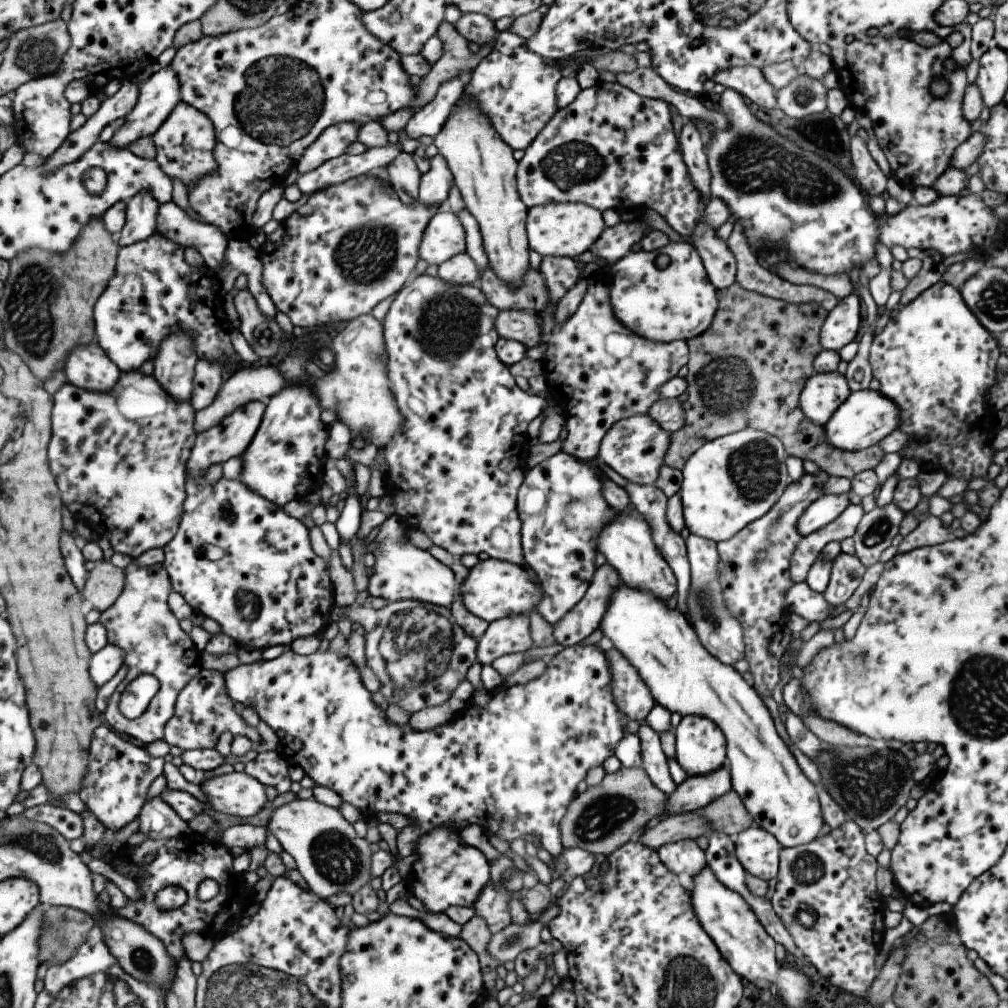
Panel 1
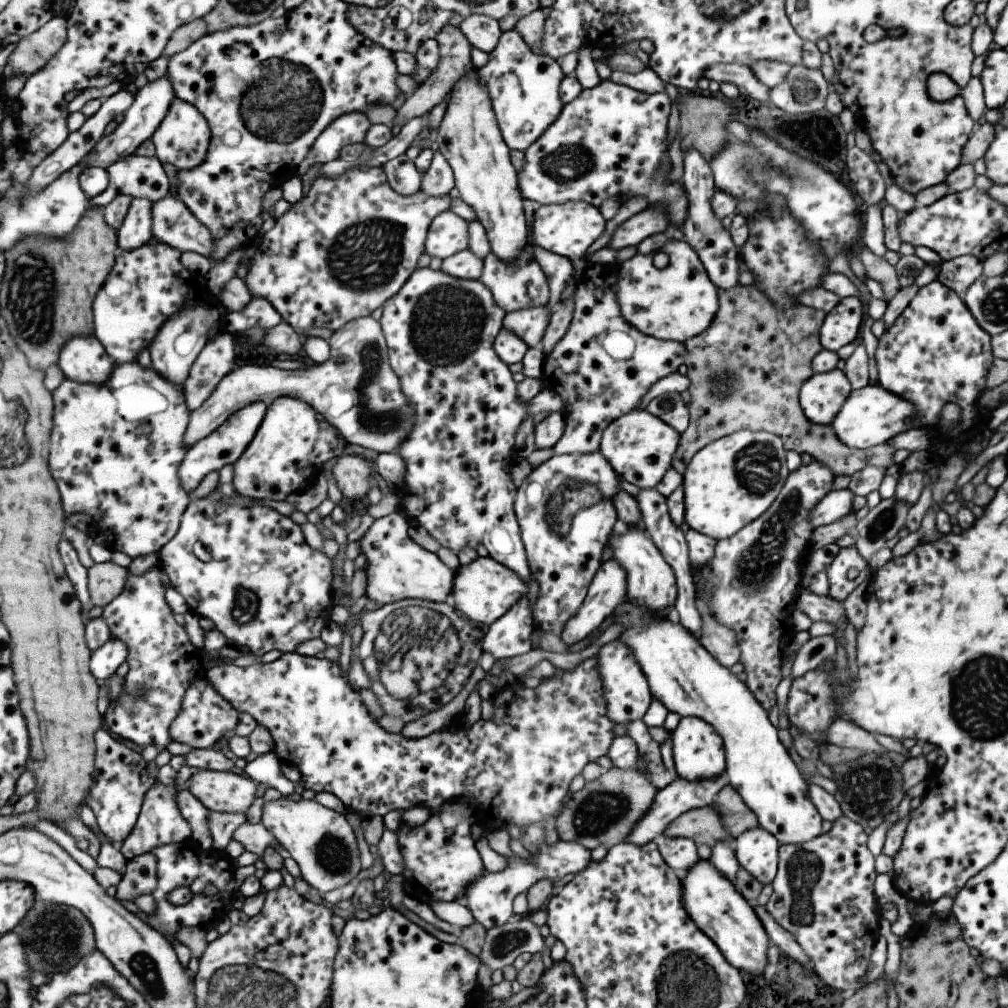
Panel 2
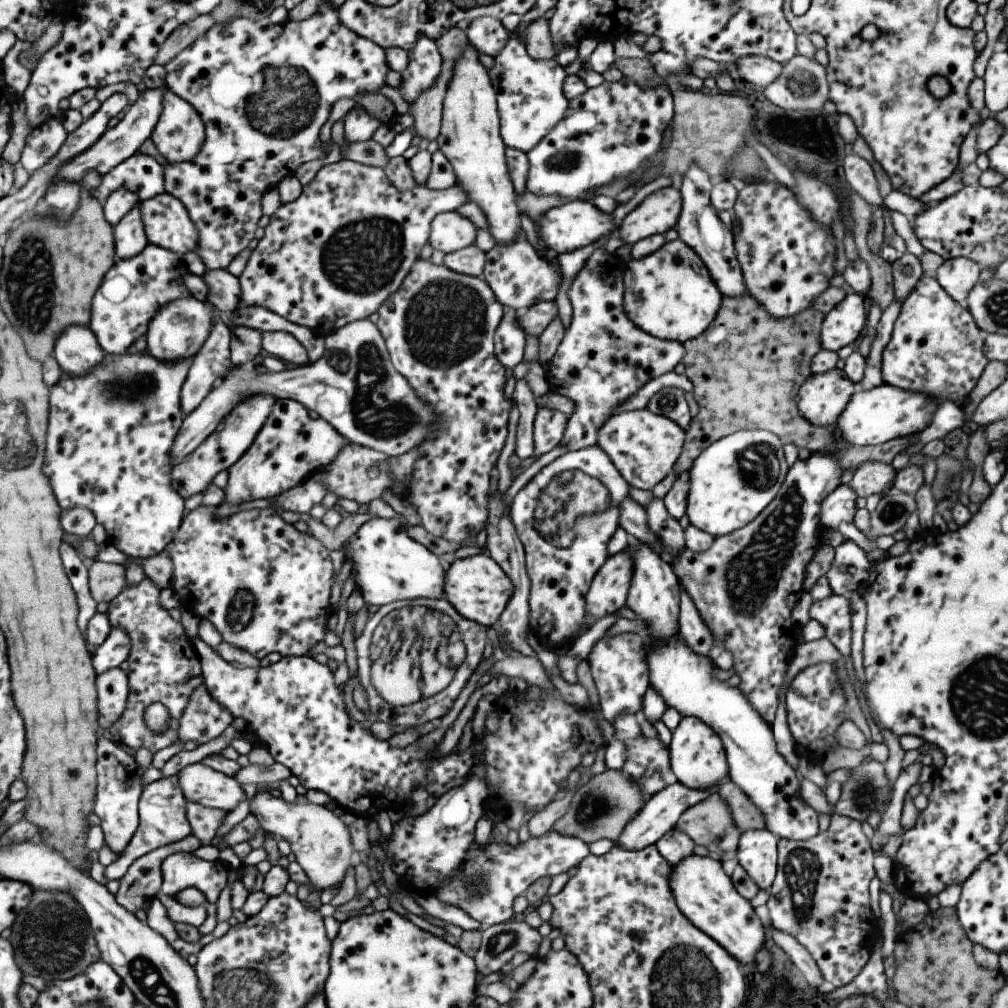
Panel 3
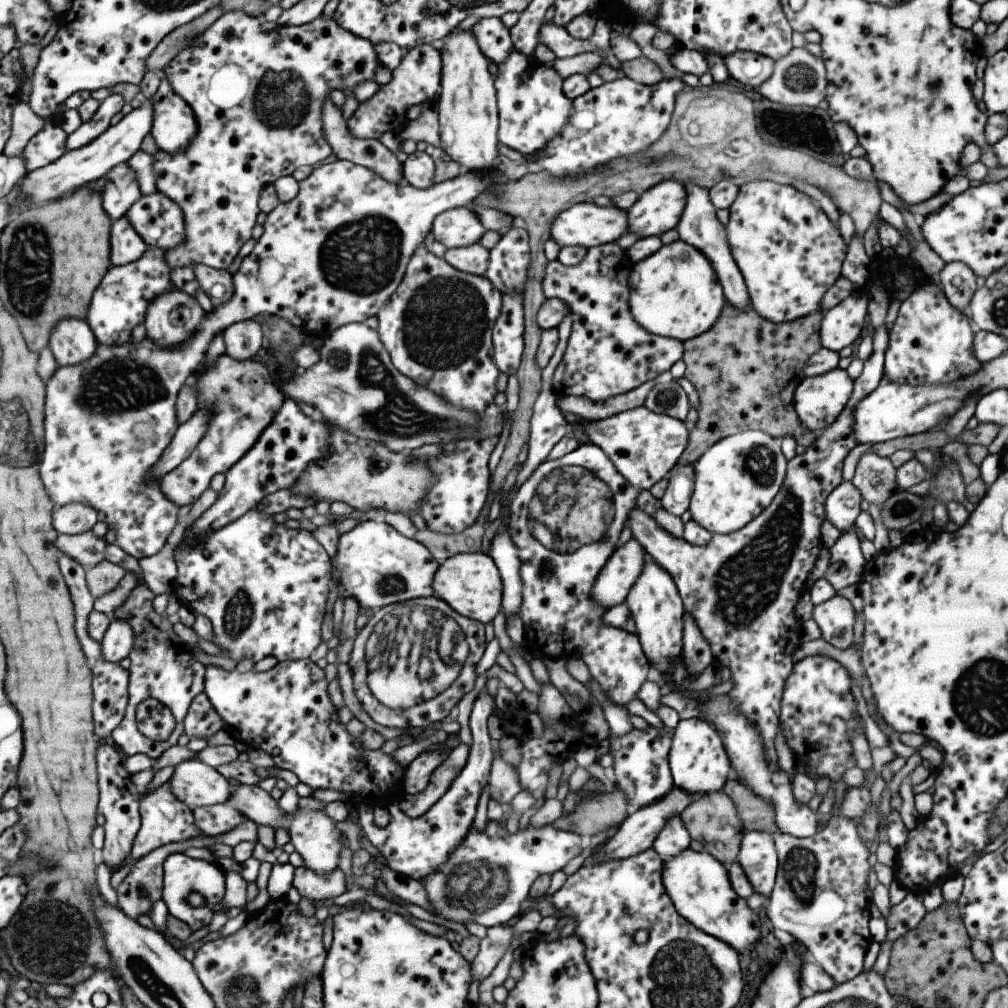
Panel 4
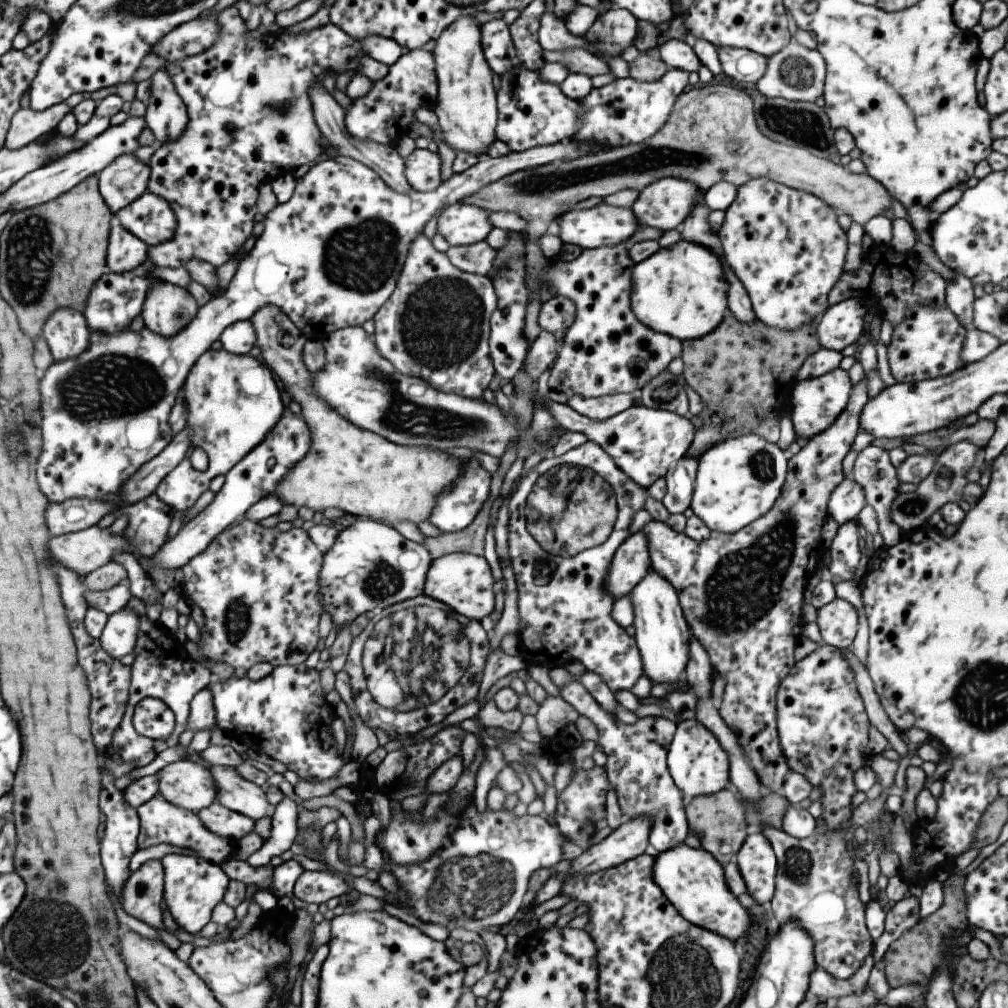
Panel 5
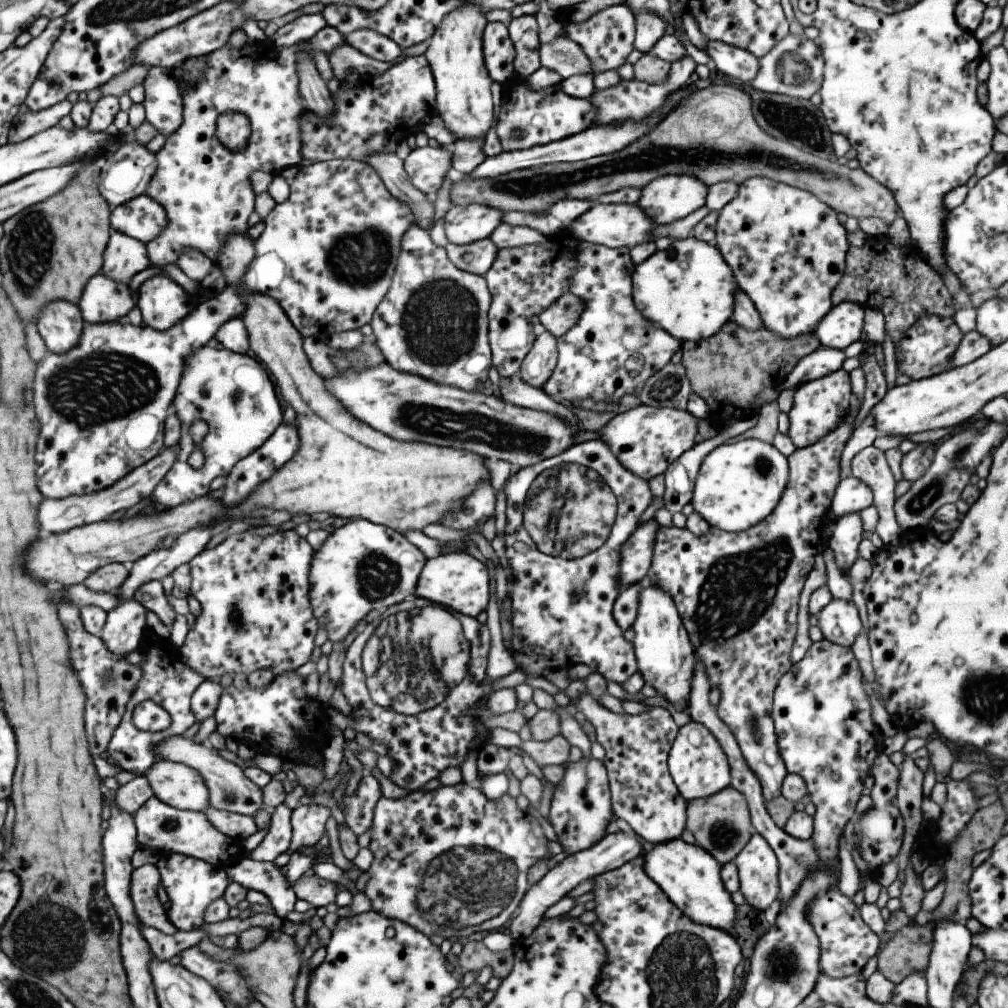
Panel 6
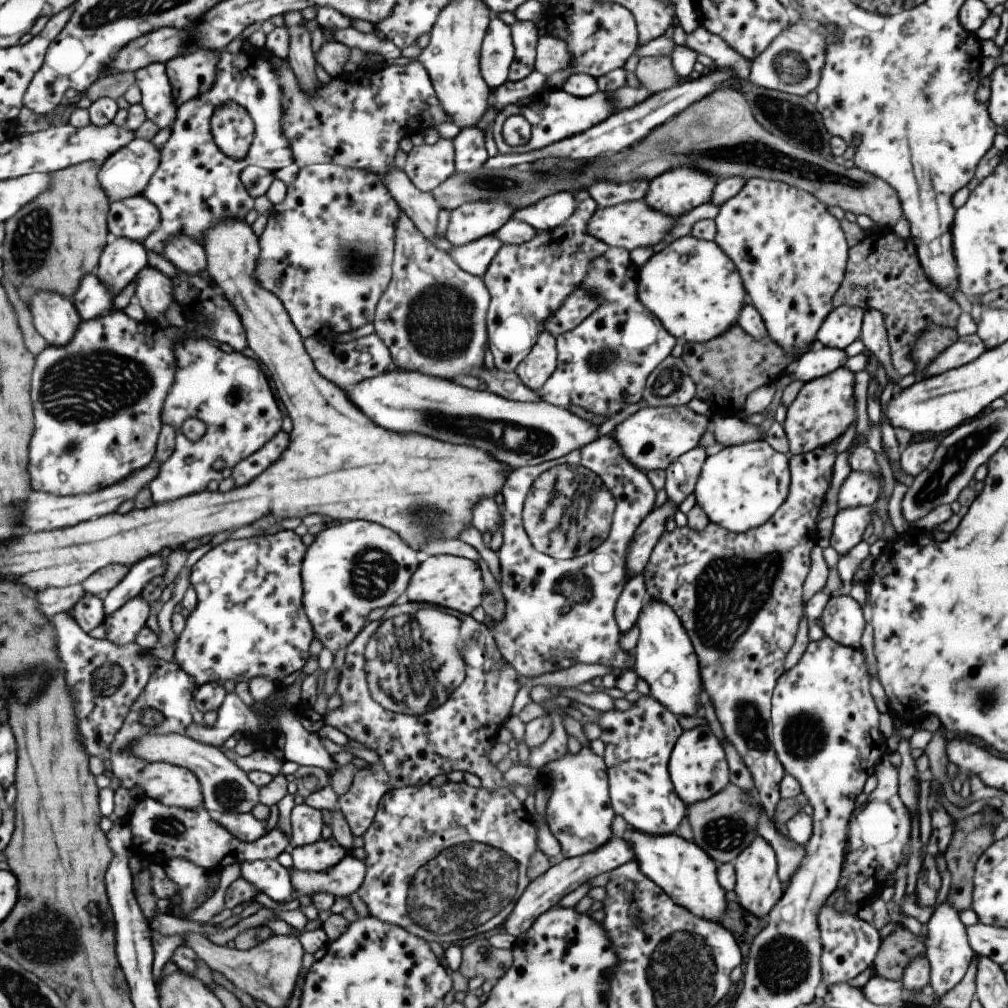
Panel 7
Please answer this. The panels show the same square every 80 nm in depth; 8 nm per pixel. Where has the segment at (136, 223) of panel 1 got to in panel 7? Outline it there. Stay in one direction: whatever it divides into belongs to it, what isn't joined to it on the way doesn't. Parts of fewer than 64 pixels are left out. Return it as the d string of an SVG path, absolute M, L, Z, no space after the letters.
M111 237L95 273L111 294L117 296L147 264L145 250L139 241Z

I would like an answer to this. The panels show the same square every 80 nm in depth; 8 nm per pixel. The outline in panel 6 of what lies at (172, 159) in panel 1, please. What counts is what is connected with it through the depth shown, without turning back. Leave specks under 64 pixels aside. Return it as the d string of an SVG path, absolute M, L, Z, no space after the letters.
M152 66L140 84L144 90L144 117L166 138L180 125L182 96L168 69Z

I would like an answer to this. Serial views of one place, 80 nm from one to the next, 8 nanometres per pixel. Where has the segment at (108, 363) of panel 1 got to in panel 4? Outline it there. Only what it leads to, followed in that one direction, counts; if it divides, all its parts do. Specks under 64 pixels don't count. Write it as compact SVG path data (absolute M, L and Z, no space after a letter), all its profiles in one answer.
M61 320L51 336L50 348L60 367L81 365L91 360L100 347L96 334L87 320Z

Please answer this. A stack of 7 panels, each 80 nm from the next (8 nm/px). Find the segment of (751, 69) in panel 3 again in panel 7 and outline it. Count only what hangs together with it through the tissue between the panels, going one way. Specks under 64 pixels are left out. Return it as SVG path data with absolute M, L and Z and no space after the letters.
M697 25L692 33L685 34L684 45L697 54L705 54L712 60L712 66L729 67L739 78L748 78L750 62L730 49L718 36L706 31L701 25Z

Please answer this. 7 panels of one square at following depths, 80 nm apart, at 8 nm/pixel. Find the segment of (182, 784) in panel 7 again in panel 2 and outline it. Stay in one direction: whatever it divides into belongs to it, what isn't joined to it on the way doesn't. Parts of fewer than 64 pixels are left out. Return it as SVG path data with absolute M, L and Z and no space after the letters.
M193 770L185 788L207 810L245 814L255 798L256 783L231 771Z

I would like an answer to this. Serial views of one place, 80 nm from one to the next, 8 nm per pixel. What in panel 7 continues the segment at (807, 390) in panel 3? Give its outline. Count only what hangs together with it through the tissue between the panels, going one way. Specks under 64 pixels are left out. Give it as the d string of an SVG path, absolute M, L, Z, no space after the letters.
M846 367L803 383L793 402L786 408L782 429L788 442L787 456L795 456L812 451L814 448L834 444L854 421L854 372Z

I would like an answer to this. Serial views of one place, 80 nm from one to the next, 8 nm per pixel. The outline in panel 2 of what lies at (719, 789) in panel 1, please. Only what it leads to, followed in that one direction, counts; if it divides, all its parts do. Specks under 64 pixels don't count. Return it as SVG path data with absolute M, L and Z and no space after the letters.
M720 776L702 781L689 782L679 778L671 781L670 784L666 784L662 789L657 790L655 801L649 805L648 811L645 811L645 814L630 828L623 842L633 846L643 846L655 840L655 838L661 837L666 826L681 813L713 804L715 796L722 786Z

